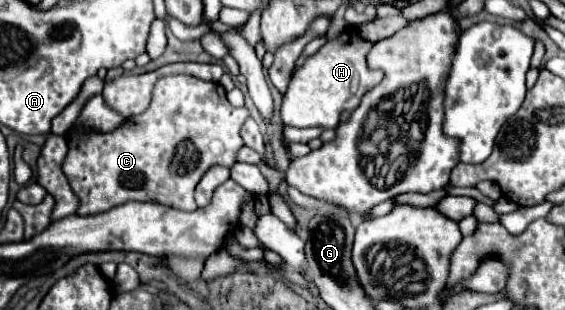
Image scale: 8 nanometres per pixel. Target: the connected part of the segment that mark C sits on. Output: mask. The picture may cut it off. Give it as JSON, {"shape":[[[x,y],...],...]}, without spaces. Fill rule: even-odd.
{"shape":[[[170,75],[156,83],[150,107],[144,113],[126,119],[118,129],[110,133],[90,133],[86,129],[72,127],[66,133],[70,151],[62,169],[70,181],[72,191],[80,197],[78,215],[96,215],[126,201],[150,201],[174,209],[194,211],[194,187],[202,175],[214,165],[234,165],[234,153],[244,145],[240,127],[248,115],[250,113],[246,107],[230,105],[220,83],[202,81],[190,75]]]}

